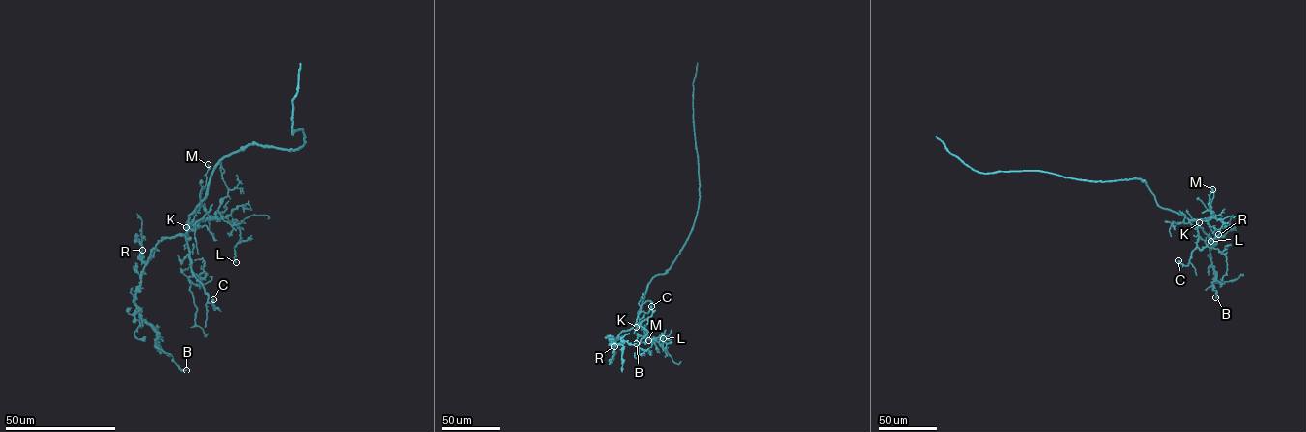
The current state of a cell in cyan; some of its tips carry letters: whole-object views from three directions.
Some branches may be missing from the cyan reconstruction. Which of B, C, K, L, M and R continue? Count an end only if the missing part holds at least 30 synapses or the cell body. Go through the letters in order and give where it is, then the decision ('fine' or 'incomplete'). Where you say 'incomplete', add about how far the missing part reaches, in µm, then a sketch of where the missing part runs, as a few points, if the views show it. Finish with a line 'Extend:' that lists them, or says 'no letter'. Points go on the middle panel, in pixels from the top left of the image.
B: (636, 343) | fine
C: (651, 306) | fine
K: (636, 327) | fine
L: (663, 338) | fine
M: (648, 340) | fine
R: (614, 346) | fine
Extend: no letter

